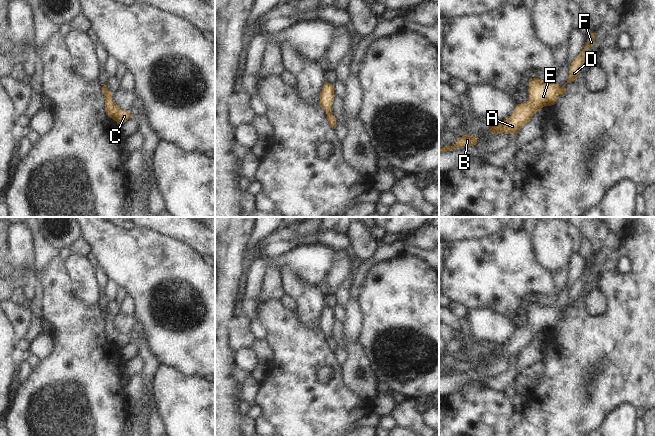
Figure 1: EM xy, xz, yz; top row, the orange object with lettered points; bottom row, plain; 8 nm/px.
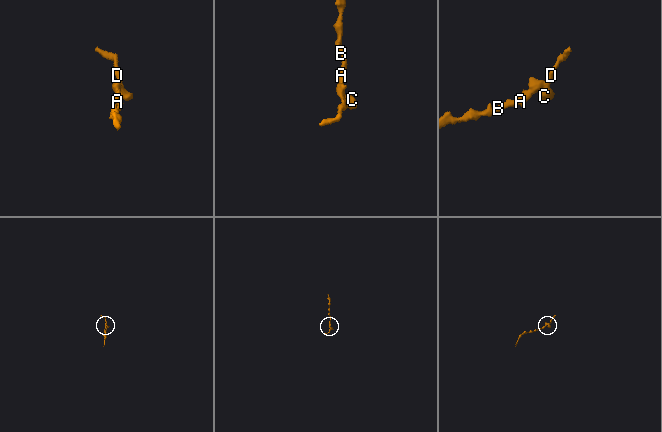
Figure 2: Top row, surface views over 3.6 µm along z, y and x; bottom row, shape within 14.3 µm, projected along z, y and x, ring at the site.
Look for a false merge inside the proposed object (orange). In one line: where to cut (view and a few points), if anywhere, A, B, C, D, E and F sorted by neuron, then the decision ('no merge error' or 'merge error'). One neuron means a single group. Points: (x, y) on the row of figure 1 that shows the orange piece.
cut in xz along (331, 112), (327, 114); A B E / C D F; merge error

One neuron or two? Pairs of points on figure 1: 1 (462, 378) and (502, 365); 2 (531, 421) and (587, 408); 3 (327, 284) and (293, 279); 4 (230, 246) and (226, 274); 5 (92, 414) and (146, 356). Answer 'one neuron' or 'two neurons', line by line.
1: one neuron
2: one neuron
3: two neurons
4: one neuron
5: two neurons

